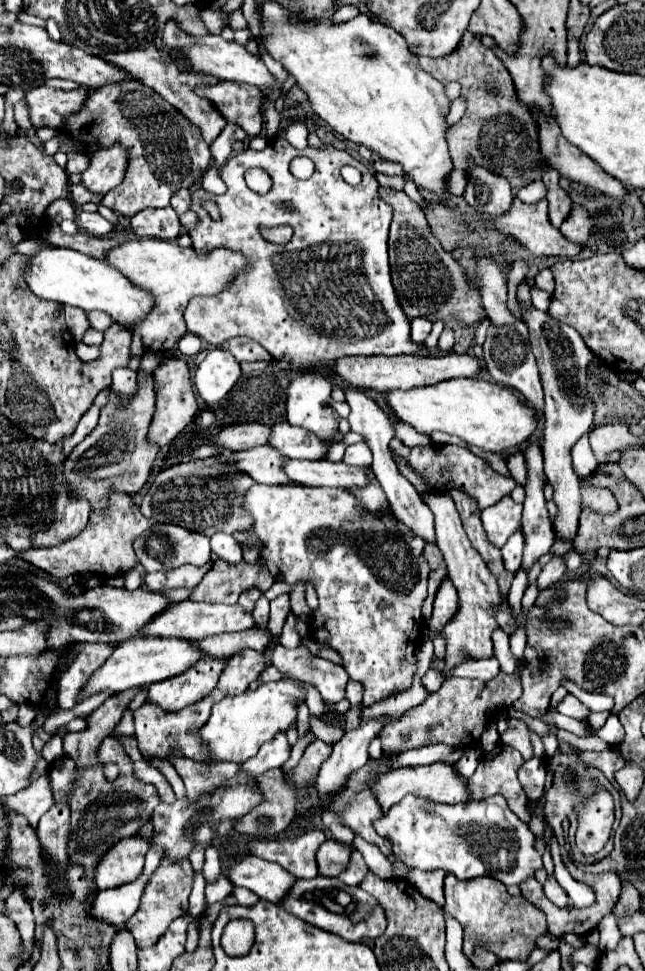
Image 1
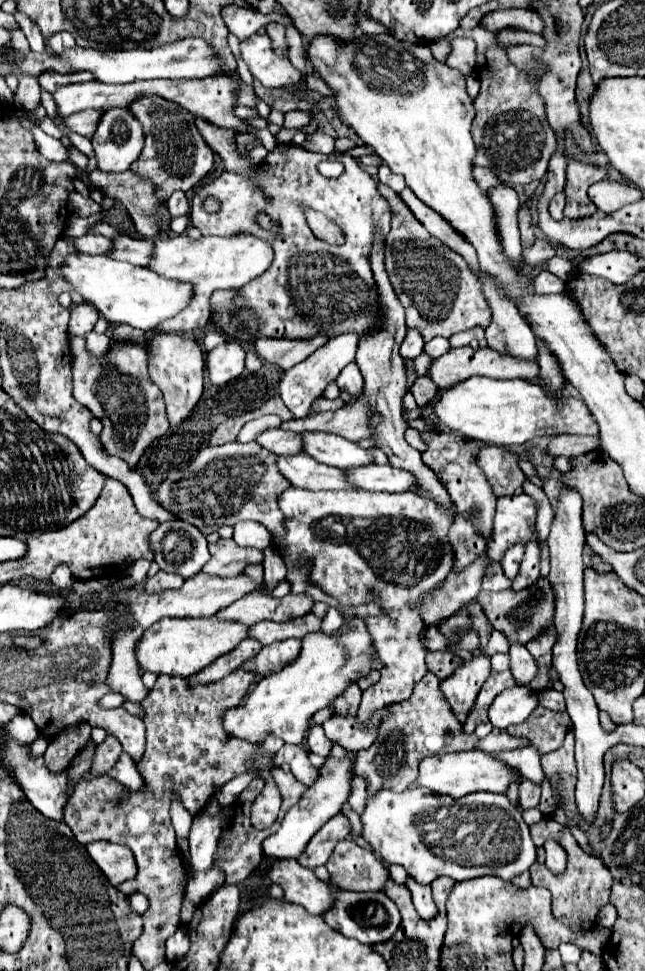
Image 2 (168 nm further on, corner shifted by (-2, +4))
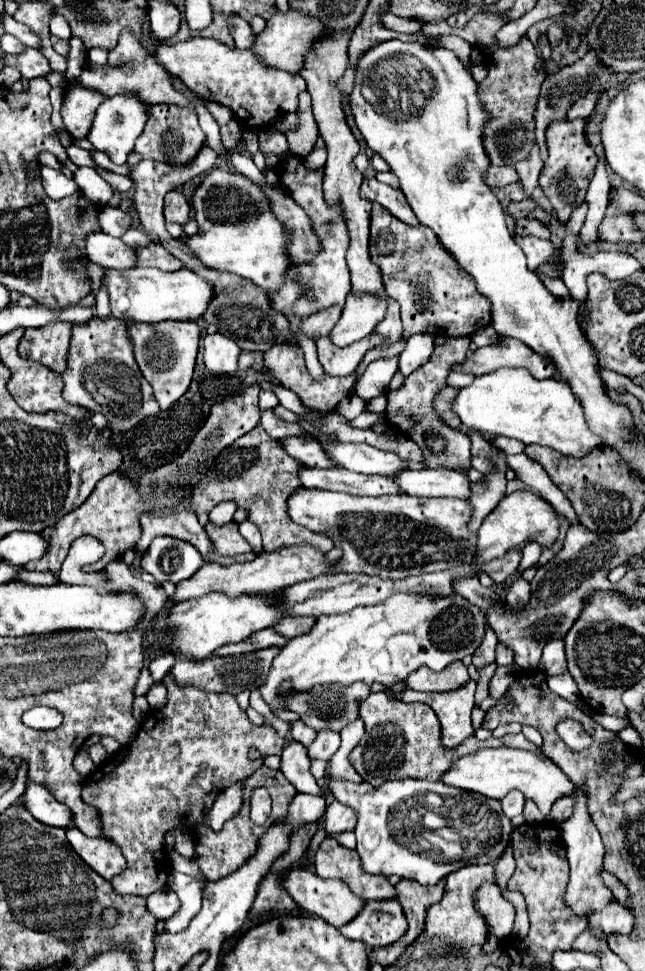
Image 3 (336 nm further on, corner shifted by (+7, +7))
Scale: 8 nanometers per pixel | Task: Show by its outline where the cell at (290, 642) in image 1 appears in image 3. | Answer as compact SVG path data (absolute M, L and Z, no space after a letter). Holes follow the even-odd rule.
M258 425L214 459L210 467L212 479L198 481L192 489L190 509L194 515L200 515L210 513L212 507L216 507L222 501L234 501L240 509L248 511L248 521L252 521L260 529L264 539L264 551L276 551L278 547L308 543L320 553L328 553L332 549L332 541L328 537L312 535L306 527L300 527L292 523L292 519L288 519L286 499L296 487L300 487L300 481L296 479L296 467L300 467L300 463L288 459L288 455L280 451L278 441L272 439Z

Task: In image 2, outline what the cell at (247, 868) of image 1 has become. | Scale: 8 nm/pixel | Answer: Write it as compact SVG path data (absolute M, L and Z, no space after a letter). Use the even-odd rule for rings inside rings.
M279 860L267 870L267 878L283 886L285 900L303 906L311 914L325 914L333 906L333 886L303 868L297 860Z

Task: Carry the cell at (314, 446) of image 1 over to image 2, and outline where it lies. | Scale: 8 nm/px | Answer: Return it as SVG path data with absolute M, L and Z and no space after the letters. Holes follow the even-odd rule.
M305 432L303 434L305 452L315 460L349 470L353 466L369 466L375 462L375 456L363 450L357 442L349 442L337 434L327 432Z

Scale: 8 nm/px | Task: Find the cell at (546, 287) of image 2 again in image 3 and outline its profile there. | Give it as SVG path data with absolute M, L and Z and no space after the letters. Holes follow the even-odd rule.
M544 275L544 277L542 277L542 283L544 283L544 285L548 287L548 291L550 291L552 295L556 295L556 297L564 297L564 295L570 295L562 279L554 279L554 277L548 277L548 275Z

